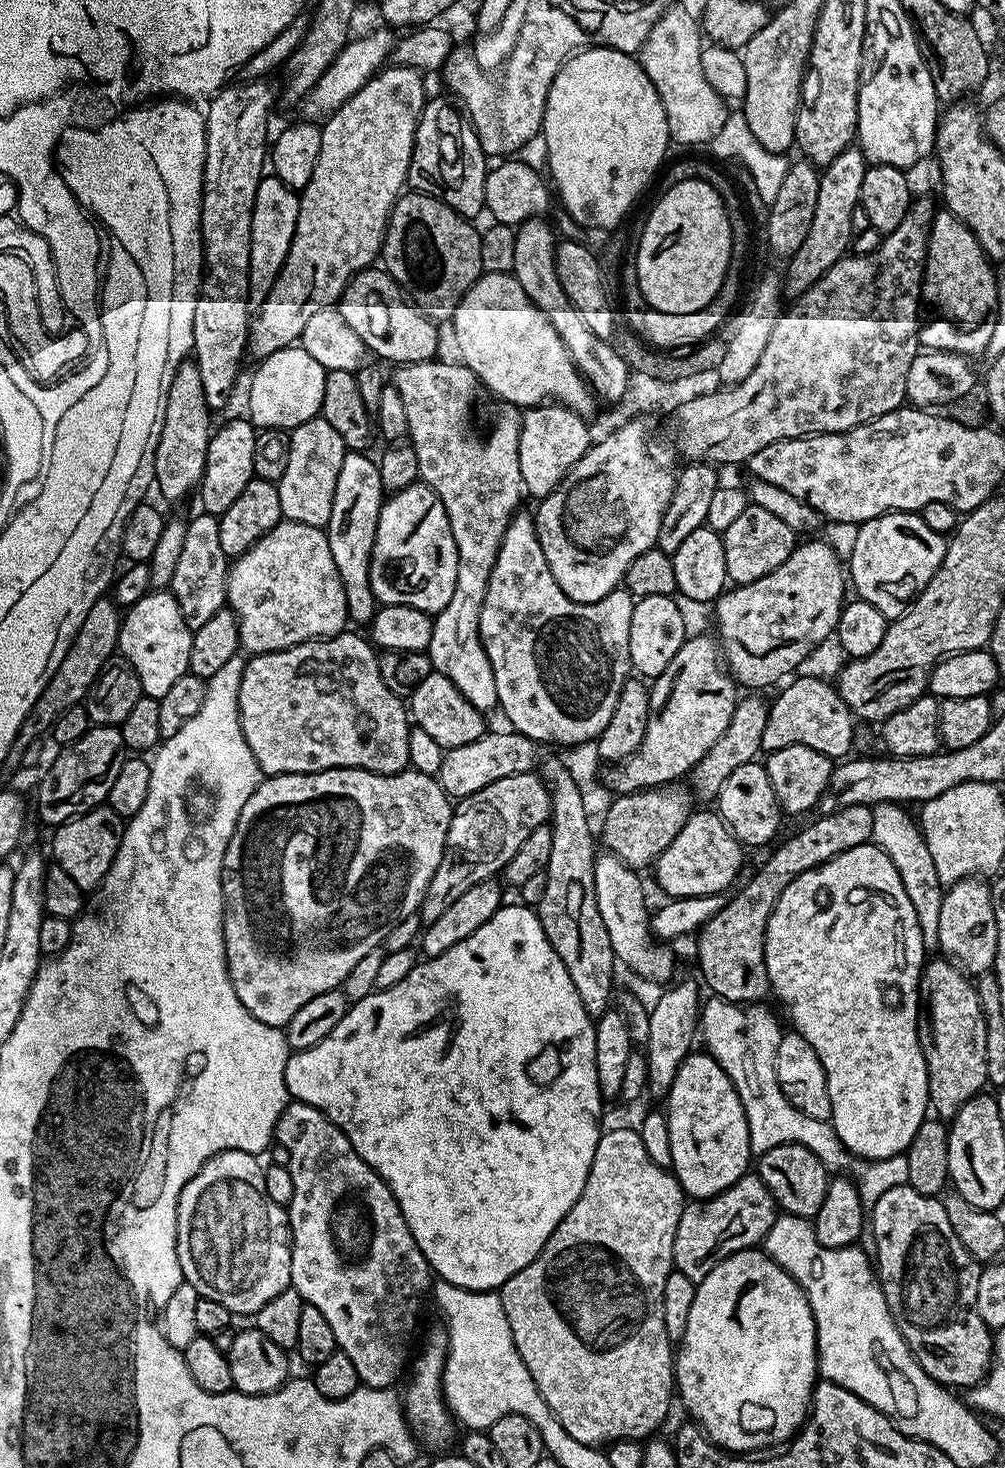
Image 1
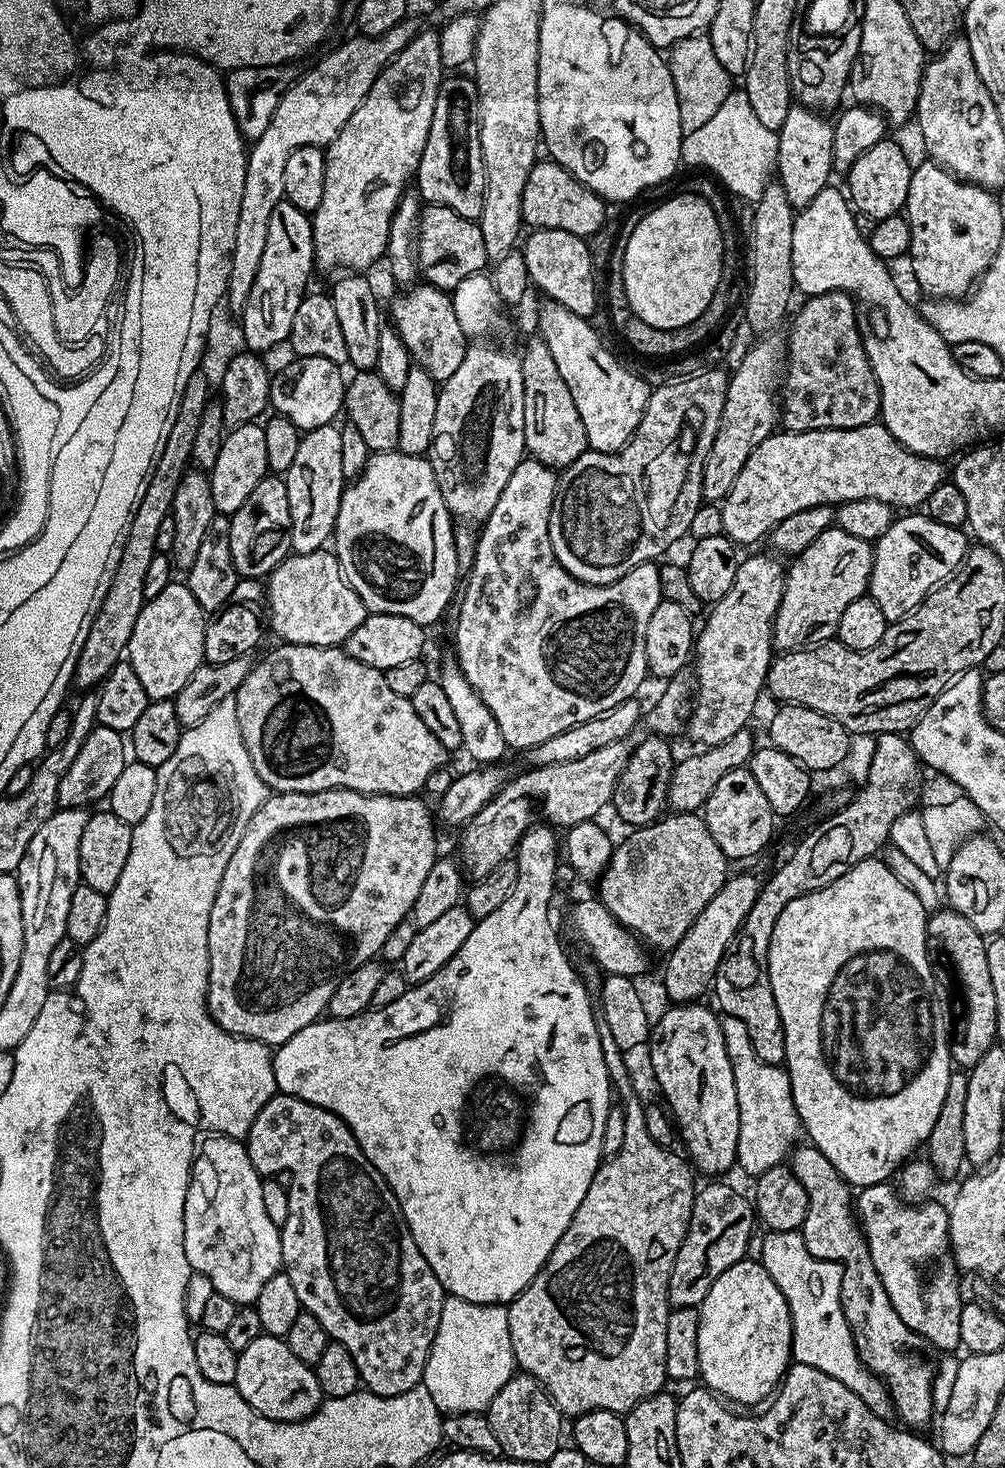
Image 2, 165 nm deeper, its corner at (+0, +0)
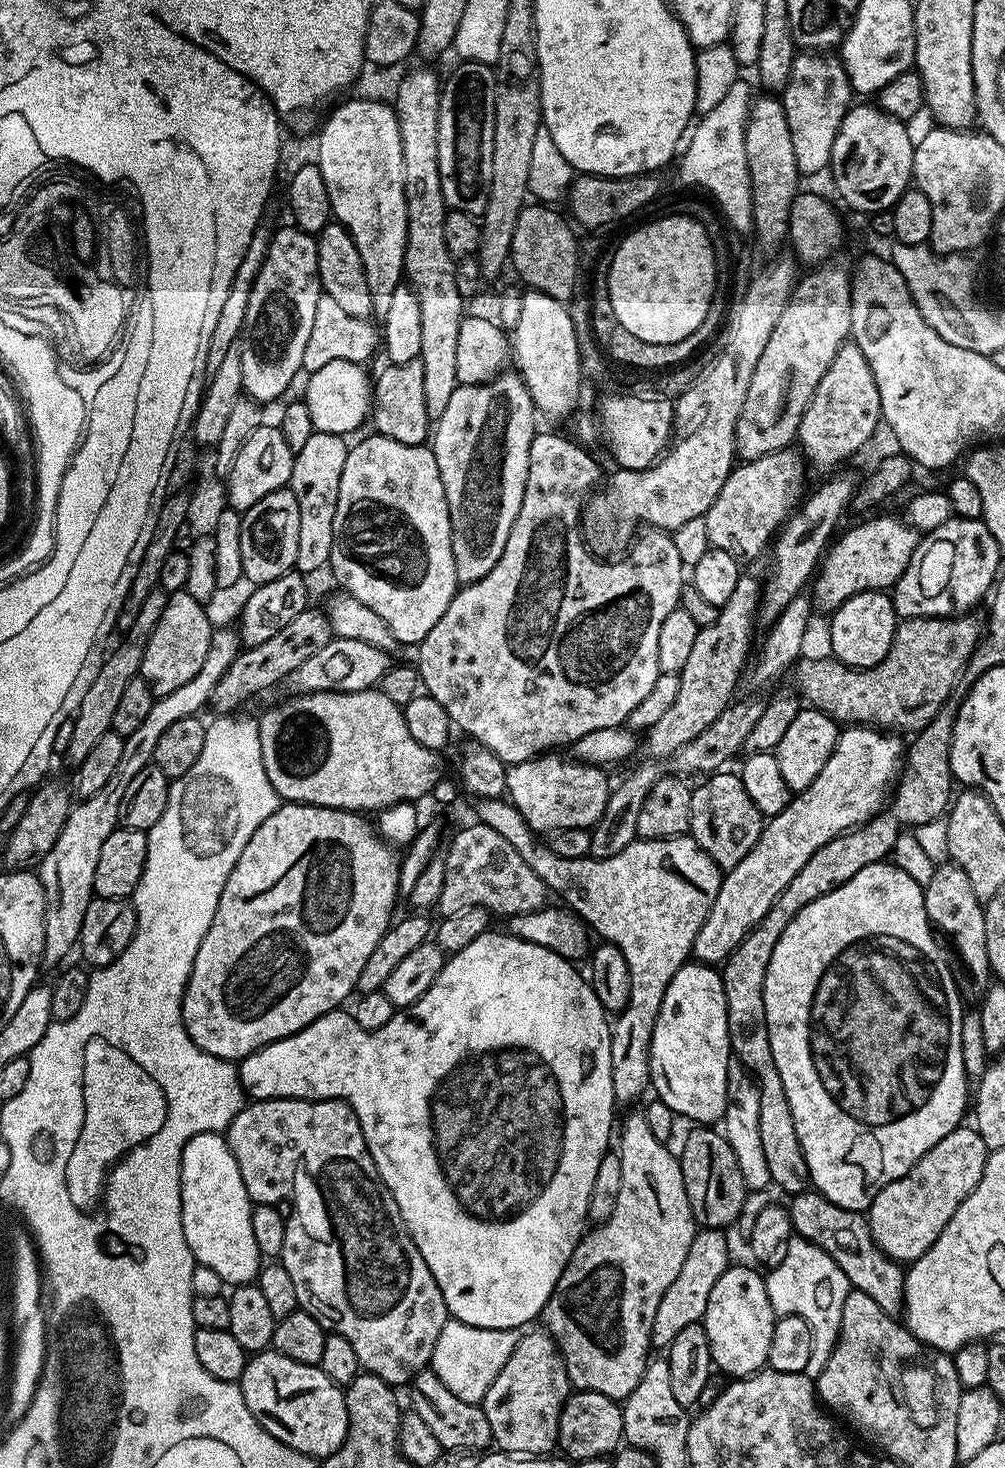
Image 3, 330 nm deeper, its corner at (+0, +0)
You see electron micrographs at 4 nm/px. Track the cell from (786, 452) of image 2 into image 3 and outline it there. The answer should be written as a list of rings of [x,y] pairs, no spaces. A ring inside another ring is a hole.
[[[787,447],[781,452],[771,452],[733,467],[722,490],[718,490],[718,498],[714,498],[710,510],[703,515],[711,547],[726,550],[726,554],[736,560],[747,562],[773,543],[784,521],[805,495],[806,461],[799,451],[792,451],[791,447]]]

